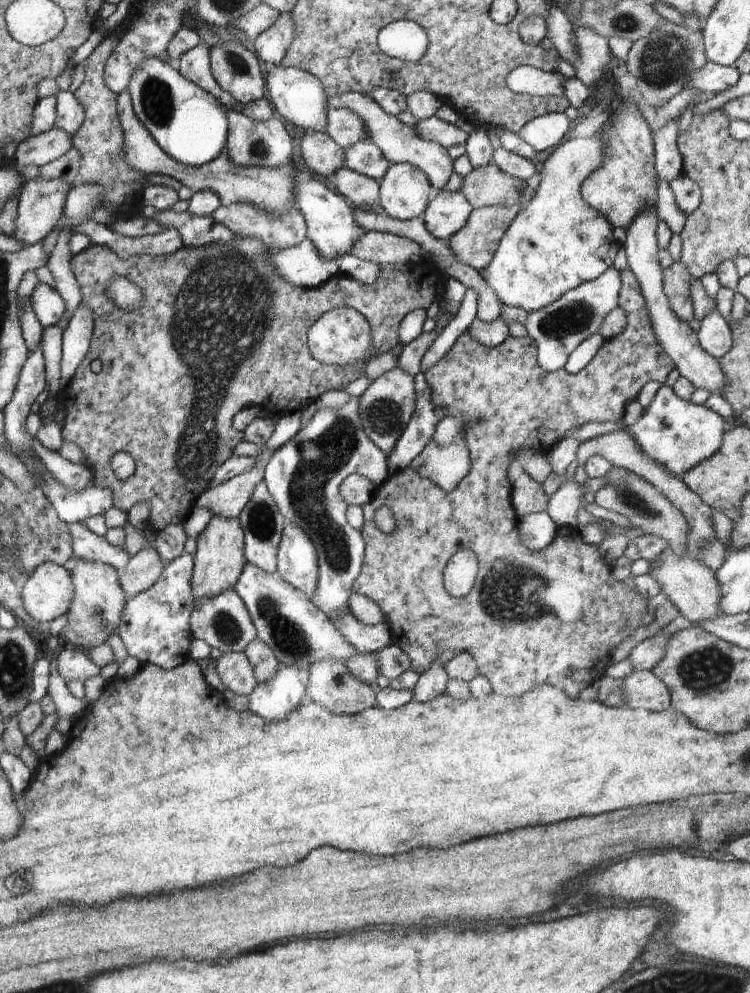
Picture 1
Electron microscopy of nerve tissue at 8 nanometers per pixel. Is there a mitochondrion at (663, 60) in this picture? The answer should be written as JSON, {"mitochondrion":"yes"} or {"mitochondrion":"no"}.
{"mitochondrion":"yes"}

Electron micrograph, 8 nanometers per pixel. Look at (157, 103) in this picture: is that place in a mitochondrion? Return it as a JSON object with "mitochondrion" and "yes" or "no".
{"mitochondrion":"yes"}

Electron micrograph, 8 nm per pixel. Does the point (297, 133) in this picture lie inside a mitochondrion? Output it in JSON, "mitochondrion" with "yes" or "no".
{"mitochondrion":"no"}

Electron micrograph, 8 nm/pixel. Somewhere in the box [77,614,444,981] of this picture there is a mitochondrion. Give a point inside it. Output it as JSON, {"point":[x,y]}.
{"point":[149,871]}

